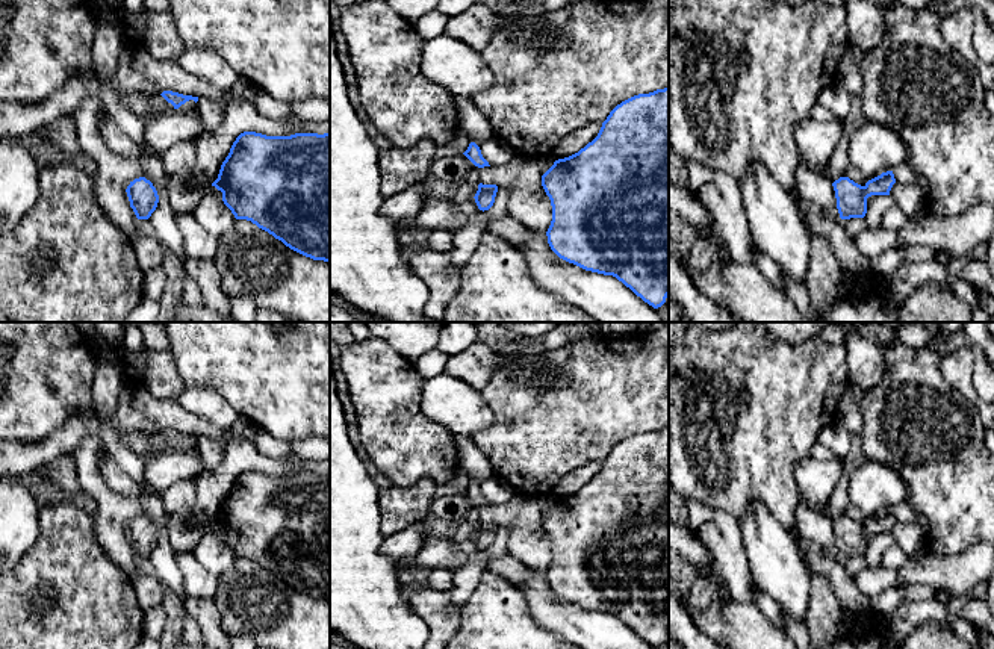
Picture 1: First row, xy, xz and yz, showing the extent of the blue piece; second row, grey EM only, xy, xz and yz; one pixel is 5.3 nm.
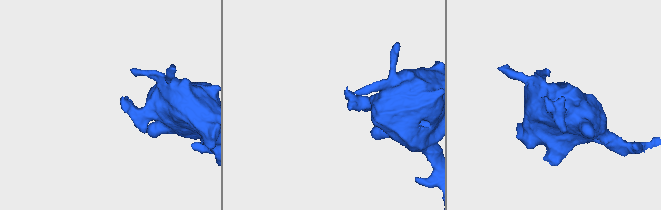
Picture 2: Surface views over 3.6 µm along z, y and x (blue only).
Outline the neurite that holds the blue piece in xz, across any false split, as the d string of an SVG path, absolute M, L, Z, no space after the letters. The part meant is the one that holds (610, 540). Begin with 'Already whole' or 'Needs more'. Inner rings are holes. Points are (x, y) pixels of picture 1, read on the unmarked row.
Already whole. M669 427L617 443L598 475L542 514L551 539L551 588L586 610L613 614L654 647L669 635Z

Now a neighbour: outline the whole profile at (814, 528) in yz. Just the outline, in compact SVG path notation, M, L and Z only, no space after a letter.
M803 504L796 508L797 536L803 545L820 548L829 555L840 555L832 520L822 511L814 511Z

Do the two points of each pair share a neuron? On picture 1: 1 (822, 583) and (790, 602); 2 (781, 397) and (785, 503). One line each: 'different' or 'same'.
1: different
2: same

